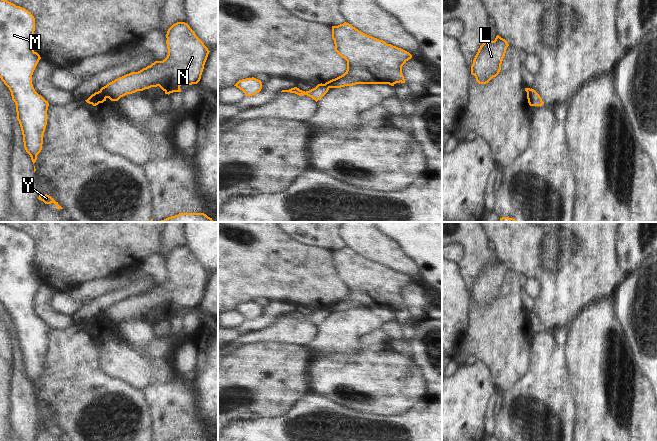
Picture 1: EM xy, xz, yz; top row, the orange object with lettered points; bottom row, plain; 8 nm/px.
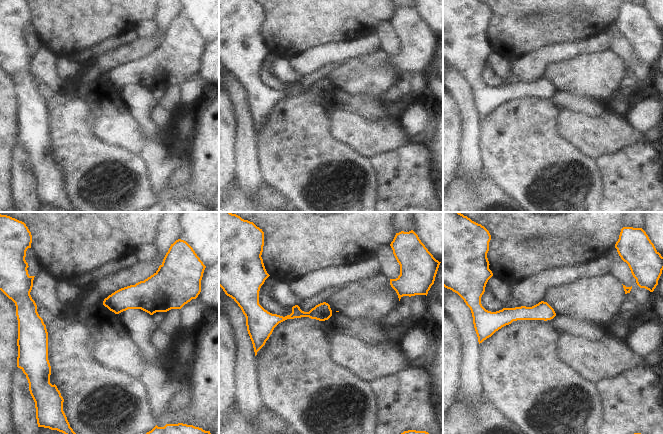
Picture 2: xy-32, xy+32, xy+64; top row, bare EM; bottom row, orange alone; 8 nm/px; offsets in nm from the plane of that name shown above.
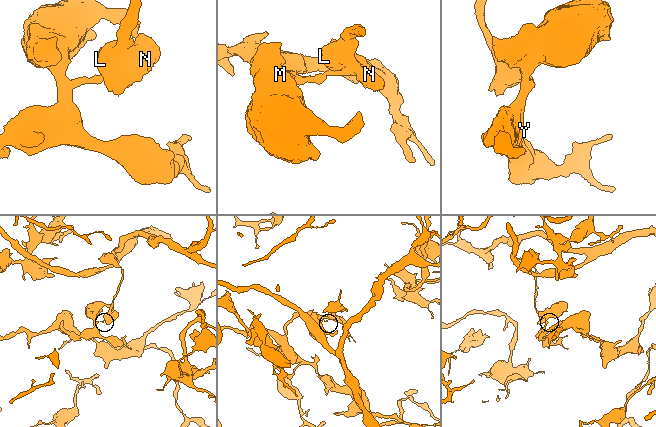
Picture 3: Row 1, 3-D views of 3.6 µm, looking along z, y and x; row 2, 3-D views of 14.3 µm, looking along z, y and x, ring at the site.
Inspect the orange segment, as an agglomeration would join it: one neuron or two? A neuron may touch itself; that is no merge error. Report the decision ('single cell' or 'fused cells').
fused cells

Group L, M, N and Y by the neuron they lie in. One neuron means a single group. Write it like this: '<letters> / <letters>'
L N / M Y

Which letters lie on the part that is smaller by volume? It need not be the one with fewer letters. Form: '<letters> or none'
L, N

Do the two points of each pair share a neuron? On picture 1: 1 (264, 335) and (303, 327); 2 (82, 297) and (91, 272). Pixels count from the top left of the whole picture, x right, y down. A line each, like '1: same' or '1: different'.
1: same
2: different

